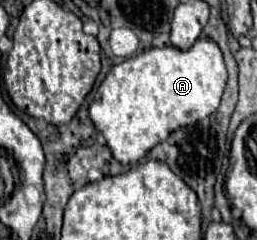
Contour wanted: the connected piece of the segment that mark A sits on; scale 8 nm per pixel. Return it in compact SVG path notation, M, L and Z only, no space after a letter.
M199 37L189 51L179 51L175 47L153 47L149 51L139 53L137 57L131 57L115 65L109 71L109 75L97 89L97 99L89 107L89 115L95 129L105 137L113 157L121 165L135 165L149 153L149 149L165 141L169 133L185 125L195 125L197 121L209 117L219 107L225 83L227 69L223 63L223 55L217 43L211 41L209 37Z

